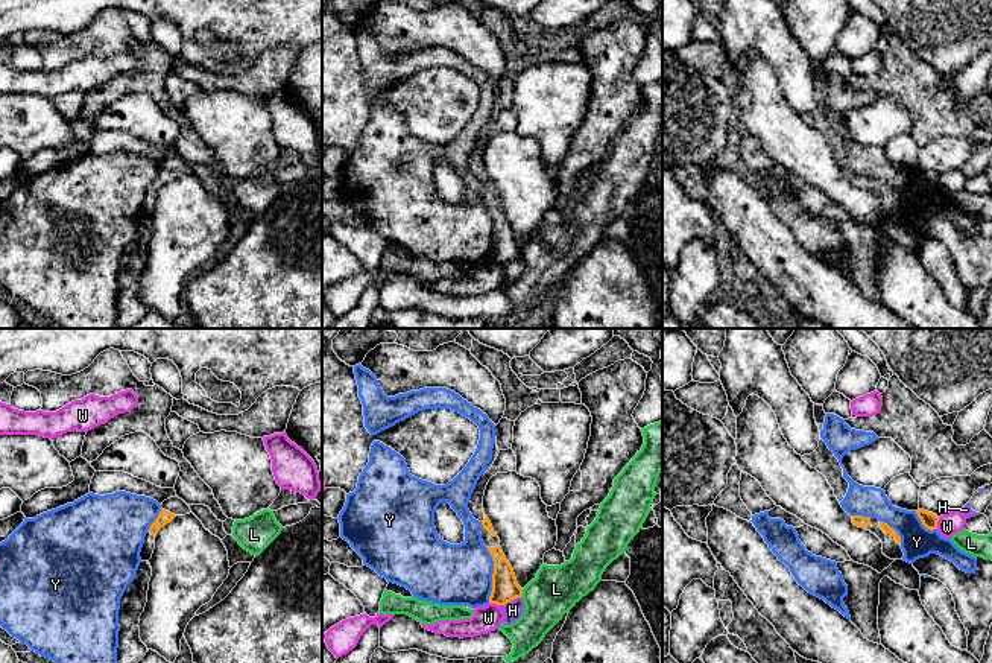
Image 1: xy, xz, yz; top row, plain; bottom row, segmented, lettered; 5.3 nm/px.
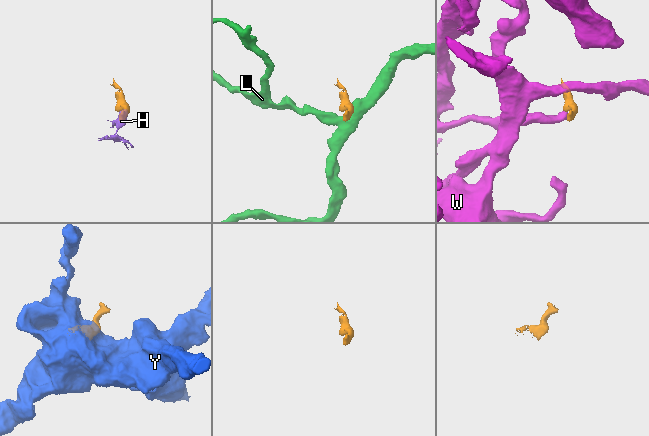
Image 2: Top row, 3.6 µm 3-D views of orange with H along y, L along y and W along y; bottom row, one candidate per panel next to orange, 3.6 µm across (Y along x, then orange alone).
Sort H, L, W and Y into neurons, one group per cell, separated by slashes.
H / L / W / Y

